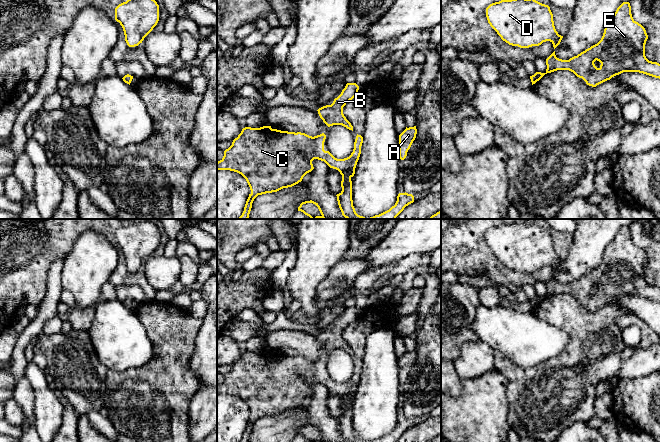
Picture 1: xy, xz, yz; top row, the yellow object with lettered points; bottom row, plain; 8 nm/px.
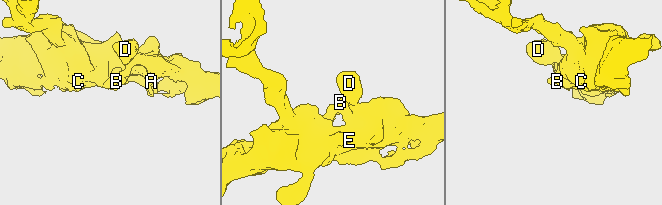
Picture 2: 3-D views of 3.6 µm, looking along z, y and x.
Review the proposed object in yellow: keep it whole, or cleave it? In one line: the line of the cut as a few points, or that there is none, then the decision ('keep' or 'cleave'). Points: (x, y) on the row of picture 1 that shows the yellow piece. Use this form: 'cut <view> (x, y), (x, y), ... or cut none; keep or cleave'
cut none; keep

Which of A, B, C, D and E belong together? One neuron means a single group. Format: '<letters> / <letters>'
A B C D E

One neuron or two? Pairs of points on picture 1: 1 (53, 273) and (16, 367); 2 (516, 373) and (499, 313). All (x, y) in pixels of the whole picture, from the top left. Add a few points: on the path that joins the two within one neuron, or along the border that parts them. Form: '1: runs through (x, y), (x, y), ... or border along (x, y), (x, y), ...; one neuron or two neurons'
1: runs through (53, 296), (41, 319), (21, 344); one neuron
2: border along (503, 357), (523, 368), (536, 366); two neurons

